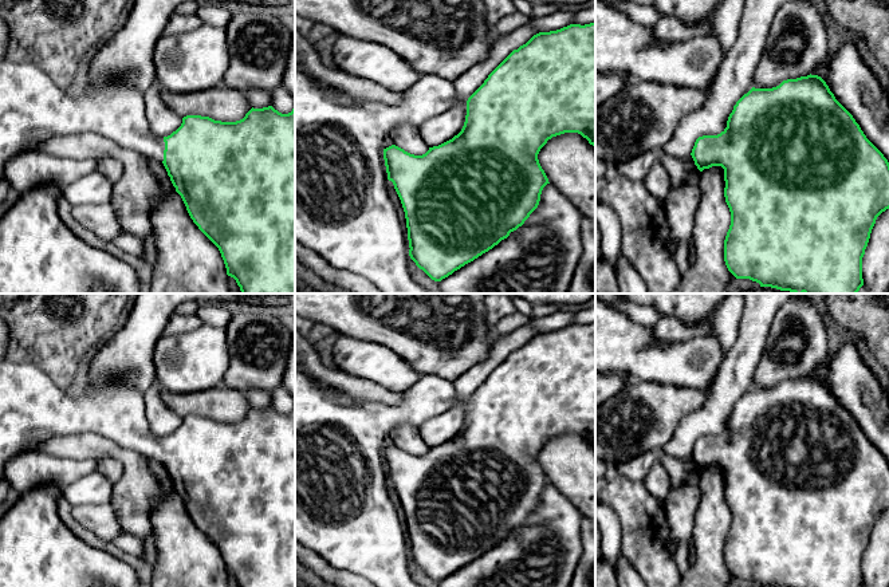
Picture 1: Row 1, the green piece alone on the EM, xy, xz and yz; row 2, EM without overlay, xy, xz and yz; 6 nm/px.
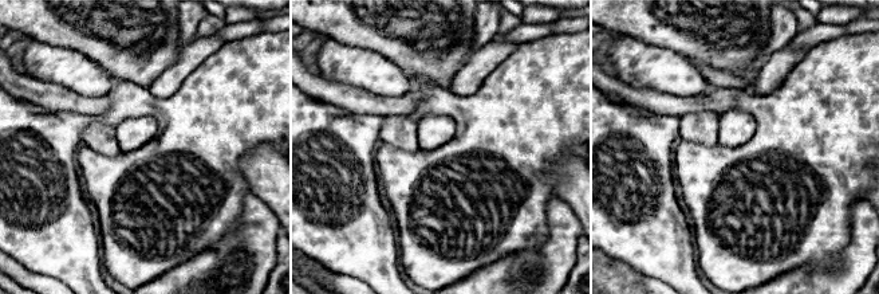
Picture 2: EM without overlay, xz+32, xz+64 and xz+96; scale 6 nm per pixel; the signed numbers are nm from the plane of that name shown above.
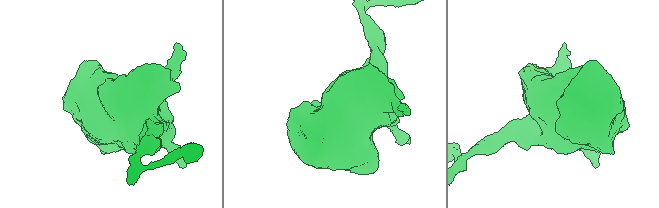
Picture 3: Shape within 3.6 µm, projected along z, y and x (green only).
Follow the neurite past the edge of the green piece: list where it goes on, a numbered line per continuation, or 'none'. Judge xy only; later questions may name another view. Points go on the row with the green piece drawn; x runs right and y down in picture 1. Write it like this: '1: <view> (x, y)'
1: xy (32, 109)

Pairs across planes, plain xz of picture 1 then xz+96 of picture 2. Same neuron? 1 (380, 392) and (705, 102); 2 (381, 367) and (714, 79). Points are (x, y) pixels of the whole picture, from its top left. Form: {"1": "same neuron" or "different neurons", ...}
{"1": "same neuron", "2": "different neurons"}

